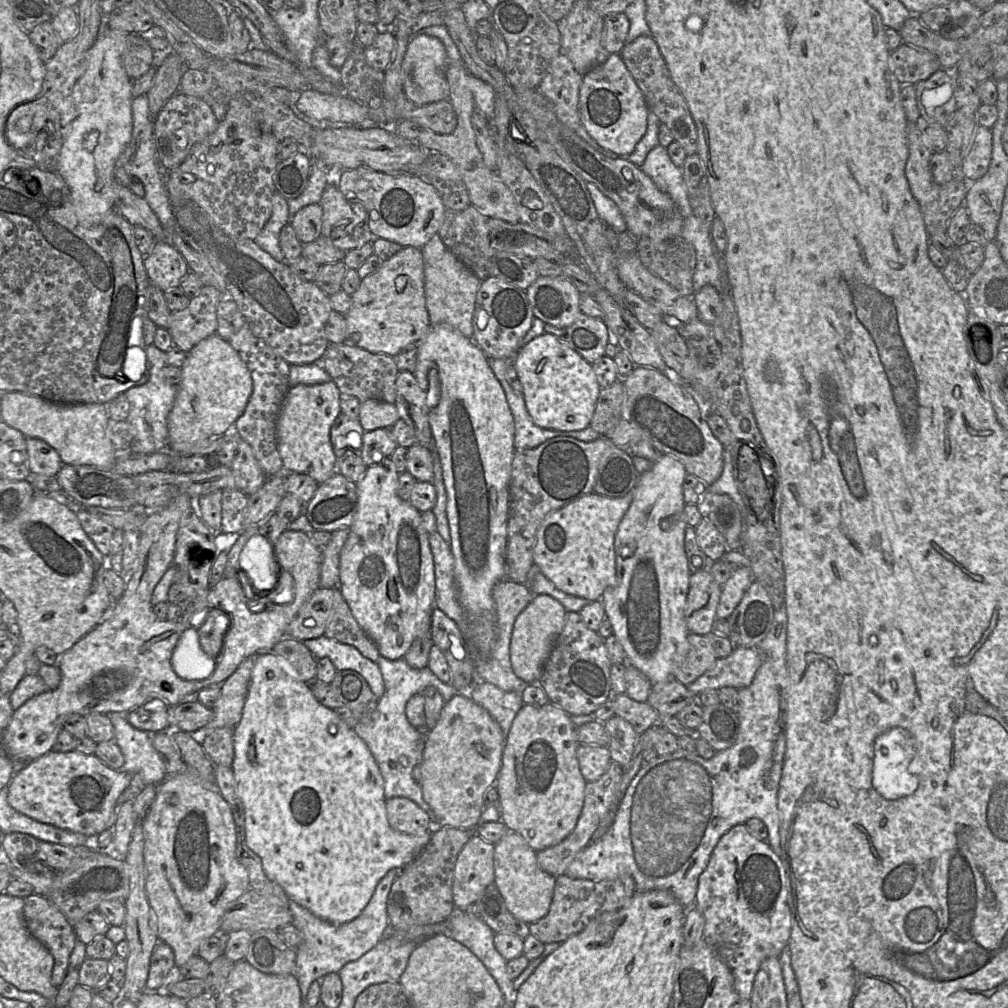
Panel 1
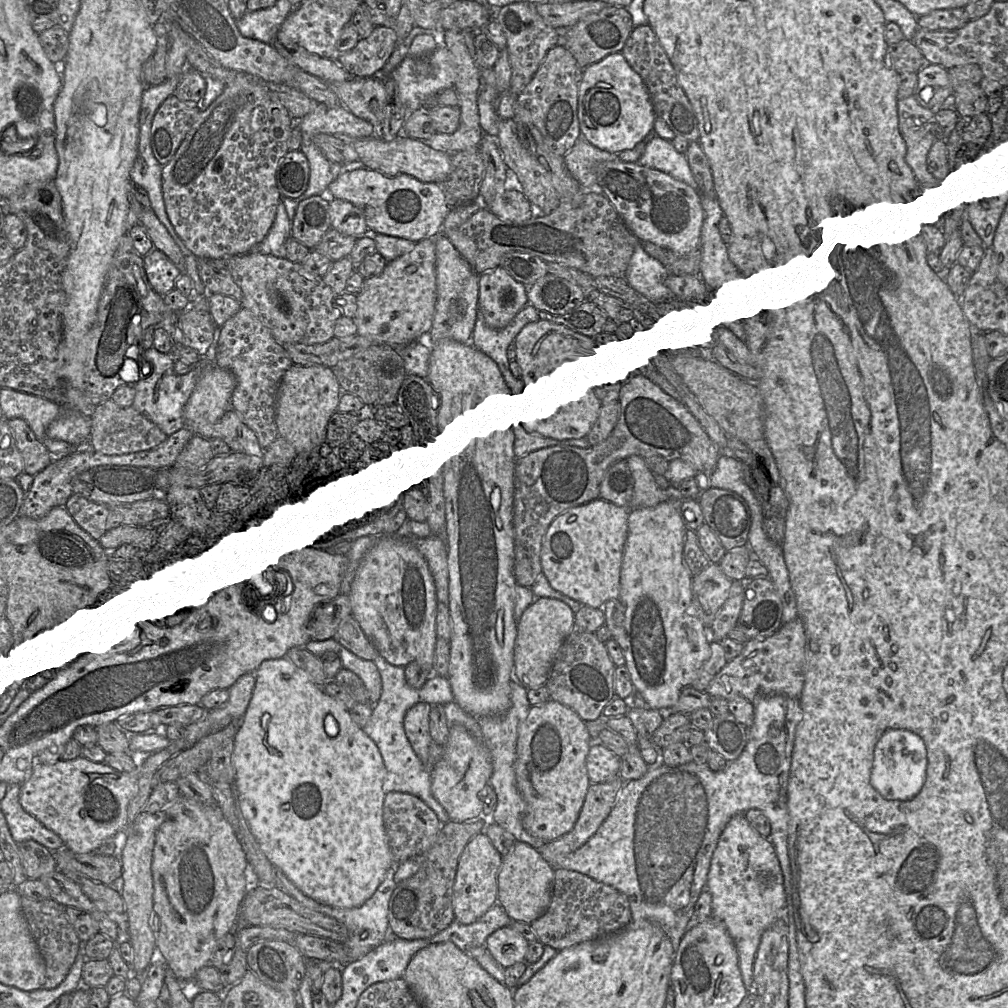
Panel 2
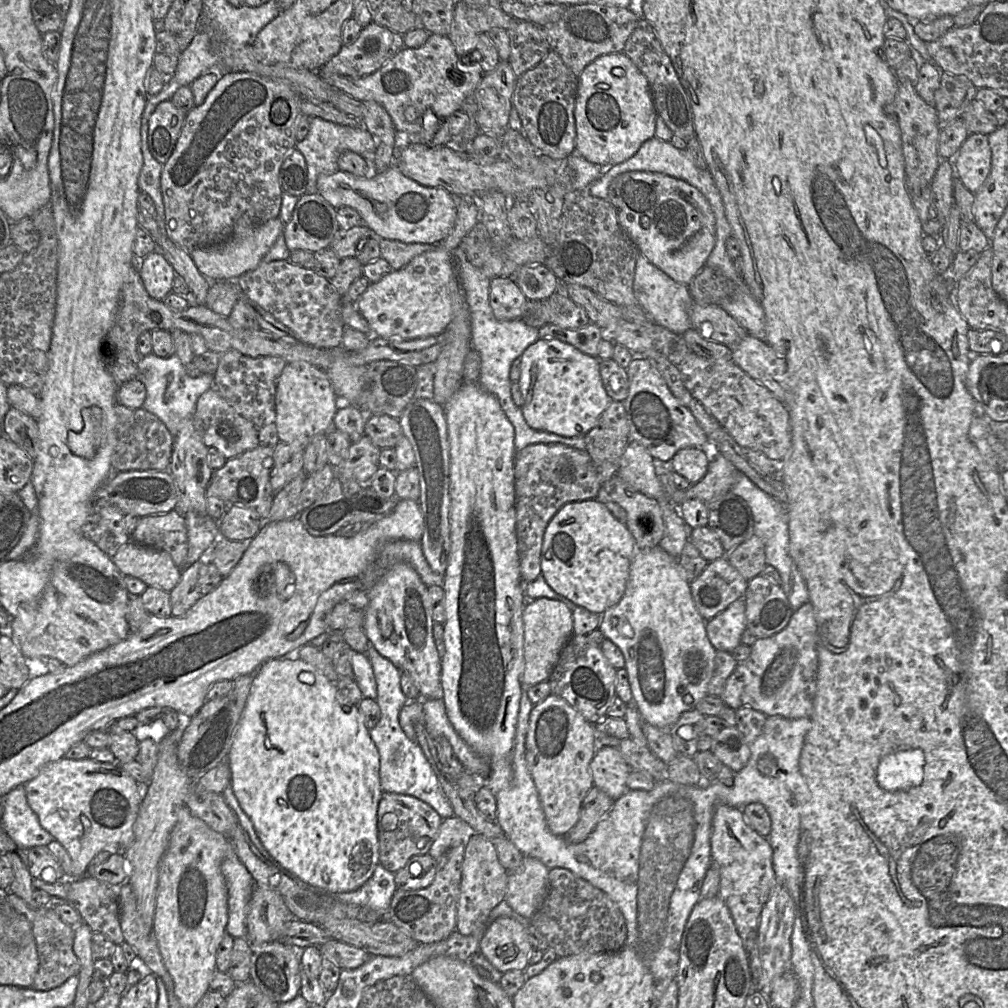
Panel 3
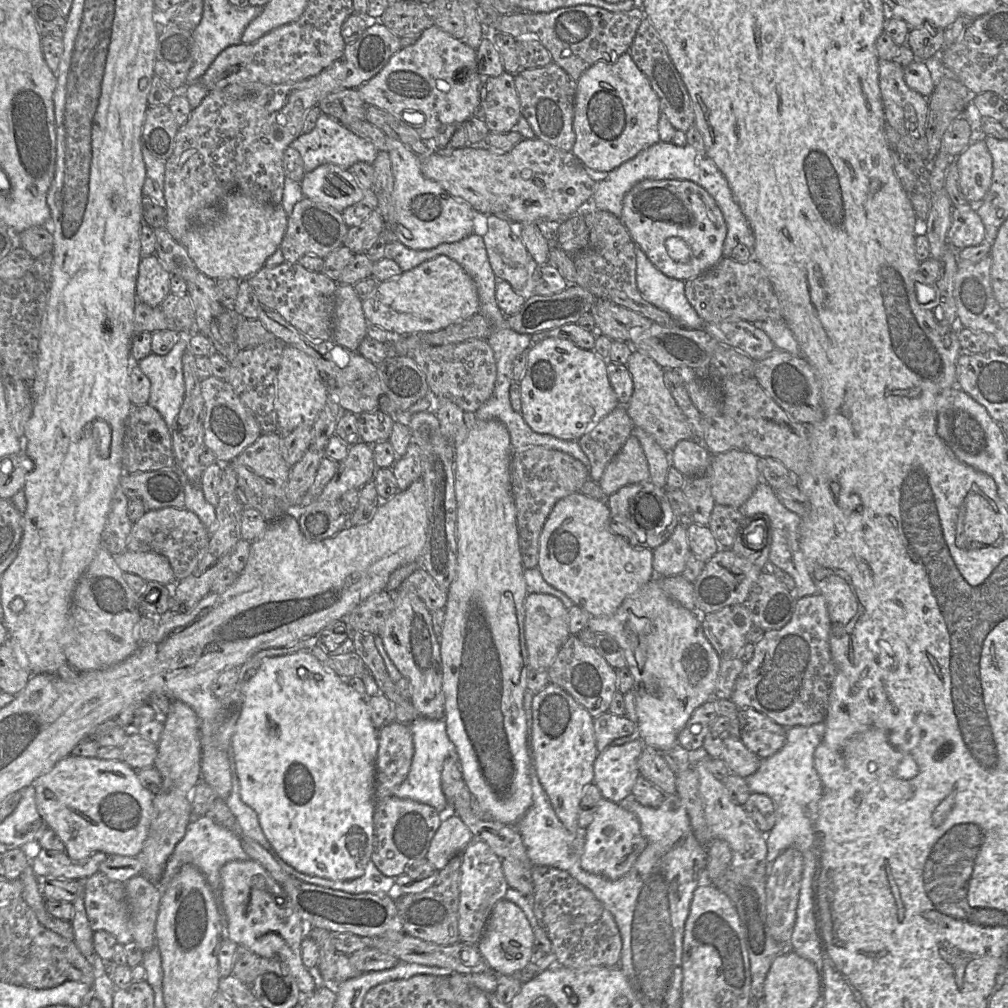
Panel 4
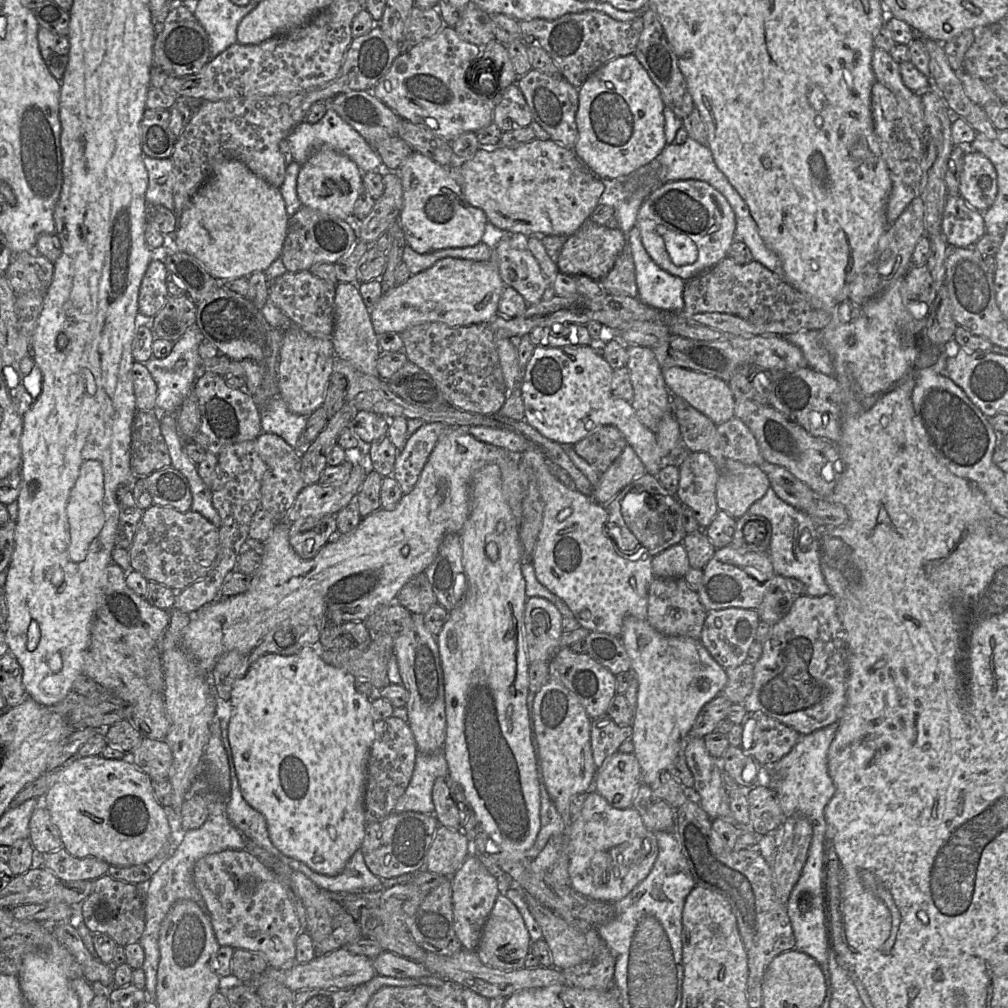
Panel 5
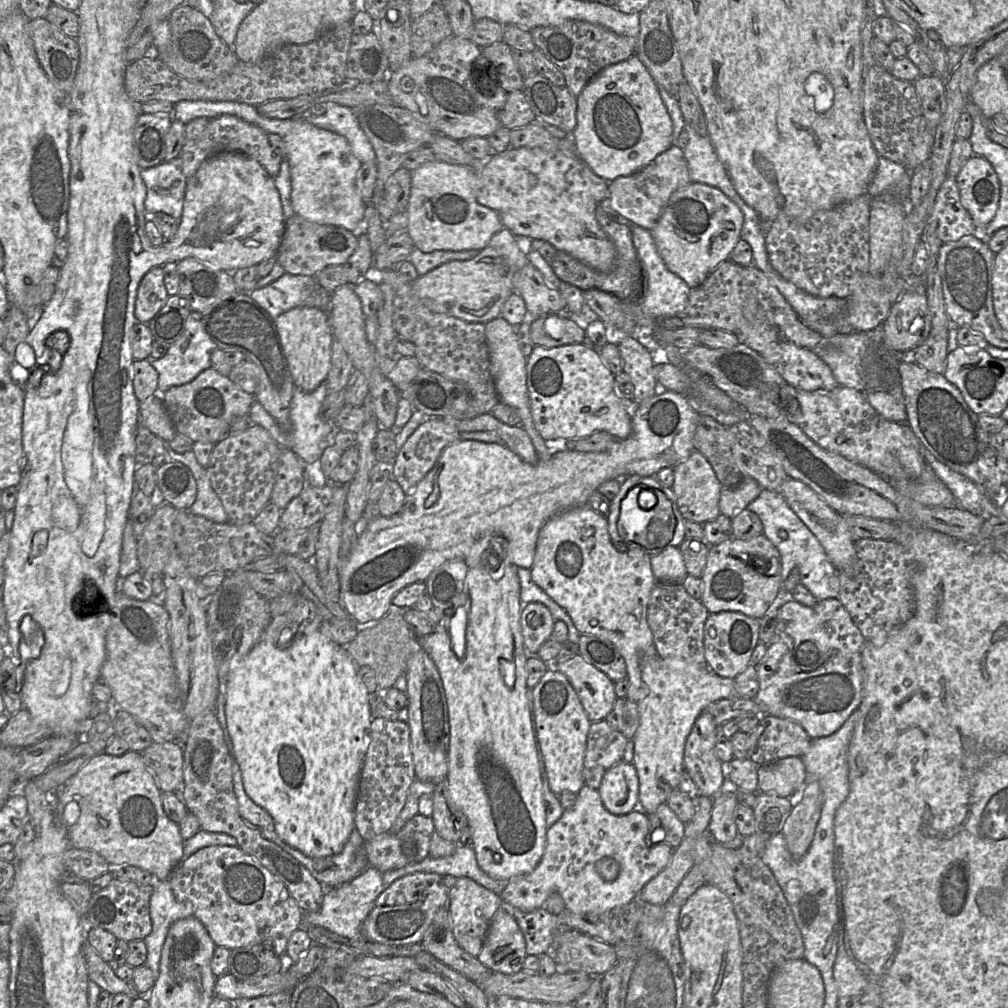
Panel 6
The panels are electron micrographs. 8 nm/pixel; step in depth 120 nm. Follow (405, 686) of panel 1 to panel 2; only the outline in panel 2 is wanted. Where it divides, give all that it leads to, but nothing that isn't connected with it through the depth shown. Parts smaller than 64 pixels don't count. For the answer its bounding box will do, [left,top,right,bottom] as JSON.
[362,652,483,824]

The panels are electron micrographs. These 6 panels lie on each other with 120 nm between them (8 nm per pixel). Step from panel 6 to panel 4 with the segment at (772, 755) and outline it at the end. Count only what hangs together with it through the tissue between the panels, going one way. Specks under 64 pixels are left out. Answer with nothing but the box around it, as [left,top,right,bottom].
[738,709,786,758]

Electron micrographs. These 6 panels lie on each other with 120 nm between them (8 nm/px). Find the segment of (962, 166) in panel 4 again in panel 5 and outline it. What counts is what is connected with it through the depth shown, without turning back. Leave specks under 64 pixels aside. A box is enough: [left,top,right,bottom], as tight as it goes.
[960,149,997,211]

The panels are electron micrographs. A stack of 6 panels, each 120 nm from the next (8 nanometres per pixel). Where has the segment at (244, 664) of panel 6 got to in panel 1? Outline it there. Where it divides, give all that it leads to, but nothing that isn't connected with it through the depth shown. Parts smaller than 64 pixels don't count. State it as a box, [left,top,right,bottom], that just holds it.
[231,653,432,925]

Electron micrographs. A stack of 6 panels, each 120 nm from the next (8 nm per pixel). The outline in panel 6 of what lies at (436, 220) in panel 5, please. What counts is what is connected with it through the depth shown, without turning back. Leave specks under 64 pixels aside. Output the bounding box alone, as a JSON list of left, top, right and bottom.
[407,160,504,252]

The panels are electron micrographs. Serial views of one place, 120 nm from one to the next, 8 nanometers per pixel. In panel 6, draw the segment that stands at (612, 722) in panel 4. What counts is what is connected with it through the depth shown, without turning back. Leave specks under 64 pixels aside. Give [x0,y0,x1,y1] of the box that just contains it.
[583,719,628,790]

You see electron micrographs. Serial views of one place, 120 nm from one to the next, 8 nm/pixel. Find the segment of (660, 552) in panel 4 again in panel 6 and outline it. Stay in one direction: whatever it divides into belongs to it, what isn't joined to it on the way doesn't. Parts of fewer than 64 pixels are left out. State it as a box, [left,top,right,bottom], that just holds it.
[651,547,688,584]

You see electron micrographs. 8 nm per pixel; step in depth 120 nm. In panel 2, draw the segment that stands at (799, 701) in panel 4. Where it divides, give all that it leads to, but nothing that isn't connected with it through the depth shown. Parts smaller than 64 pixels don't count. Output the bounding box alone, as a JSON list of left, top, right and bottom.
[705,617,806,702]

